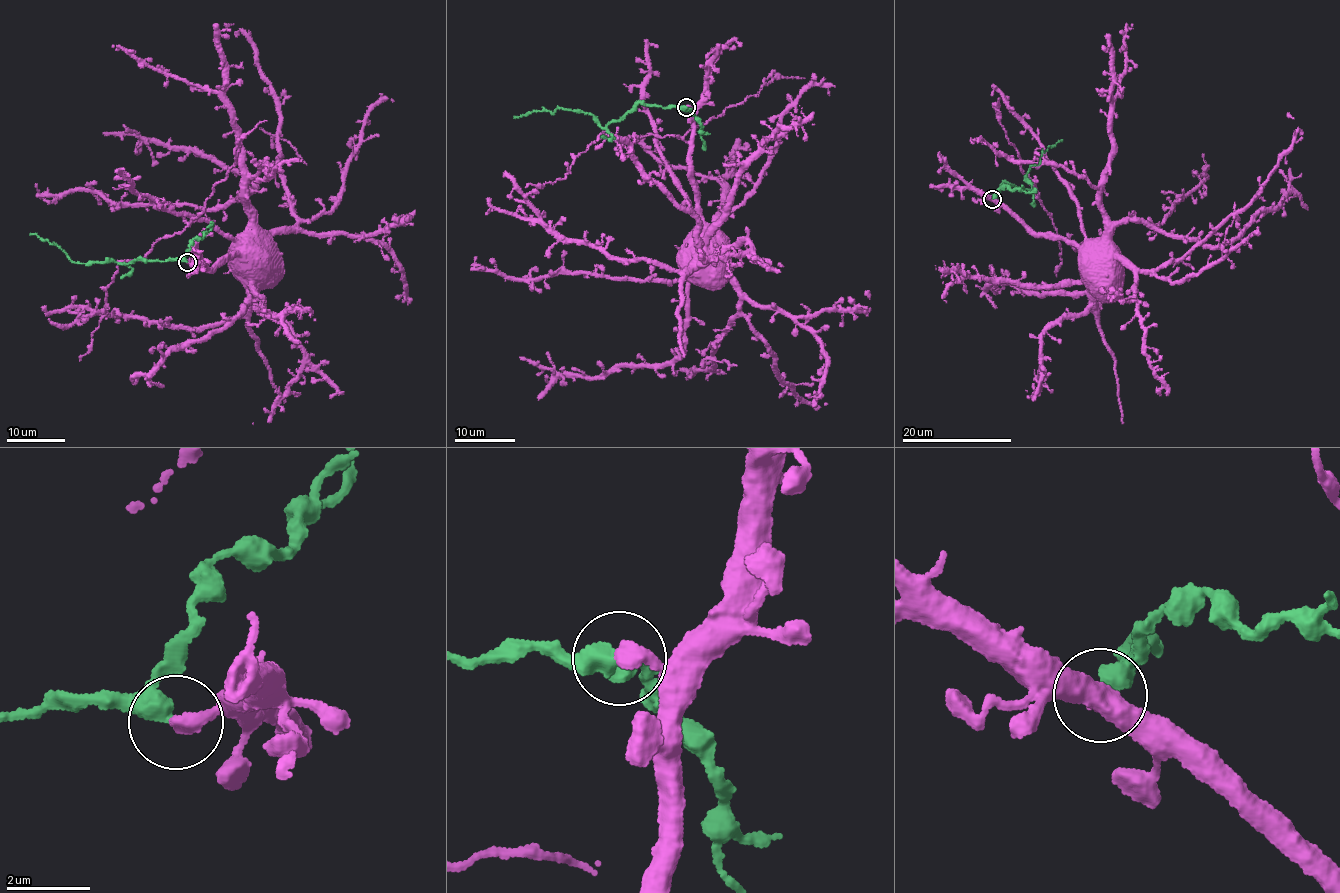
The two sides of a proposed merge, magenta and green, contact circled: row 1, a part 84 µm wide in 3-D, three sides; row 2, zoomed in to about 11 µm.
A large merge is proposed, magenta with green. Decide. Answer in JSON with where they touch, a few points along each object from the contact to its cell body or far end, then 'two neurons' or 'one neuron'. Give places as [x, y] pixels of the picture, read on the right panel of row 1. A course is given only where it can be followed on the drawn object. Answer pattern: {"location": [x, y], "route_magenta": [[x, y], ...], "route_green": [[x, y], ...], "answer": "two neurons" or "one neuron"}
{"location": [992, 199], "route_magenta": [[992, 198], [1004, 204], [1037, 234], [1064, 238], [1079, 245], [1091, 244], [1102, 258]], "route_green": [[992, 198], [1004, 183], [1021, 189], [1031, 189], [1025, 180], [1029, 169], [1039, 163], [1051, 145], [1062, 141]], "answer": "two neurons"}

